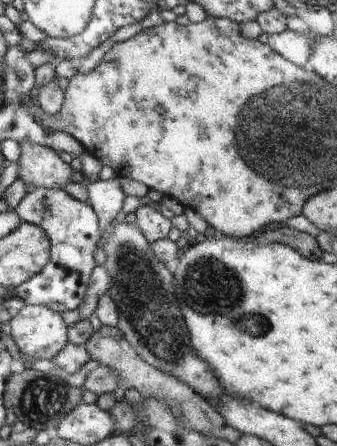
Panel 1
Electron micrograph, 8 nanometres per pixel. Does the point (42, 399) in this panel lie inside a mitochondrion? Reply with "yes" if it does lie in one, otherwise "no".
yes

